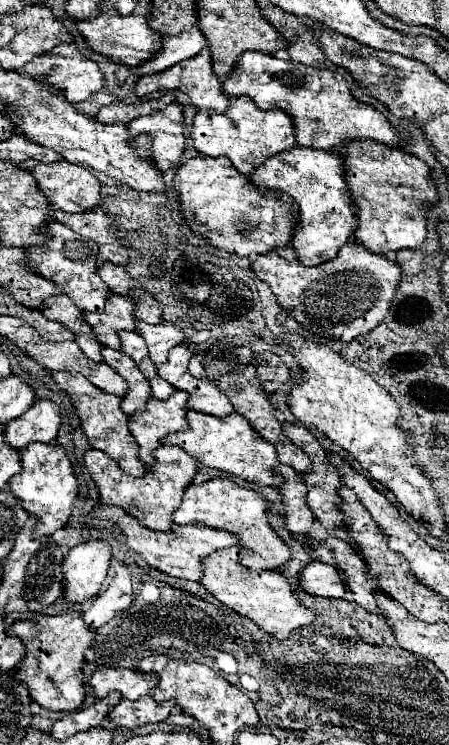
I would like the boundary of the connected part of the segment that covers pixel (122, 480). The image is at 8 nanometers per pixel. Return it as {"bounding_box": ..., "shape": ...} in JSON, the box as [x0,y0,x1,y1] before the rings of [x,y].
{"bounding_box":[84,446,198,530],"shape":[[[160,446],[156,452],[152,452],[156,464],[148,468],[148,472],[142,478],[134,478],[126,472],[122,472],[114,460],[110,460],[100,450],[88,450],[84,452],[84,464],[92,480],[98,488],[98,502],[108,506],[120,506],[124,512],[134,516],[140,524],[152,530],[170,530],[172,528],[172,512],[182,500],[184,488],[192,484],[192,478],[196,476],[198,462],[182,452],[180,448],[172,446]]]}

